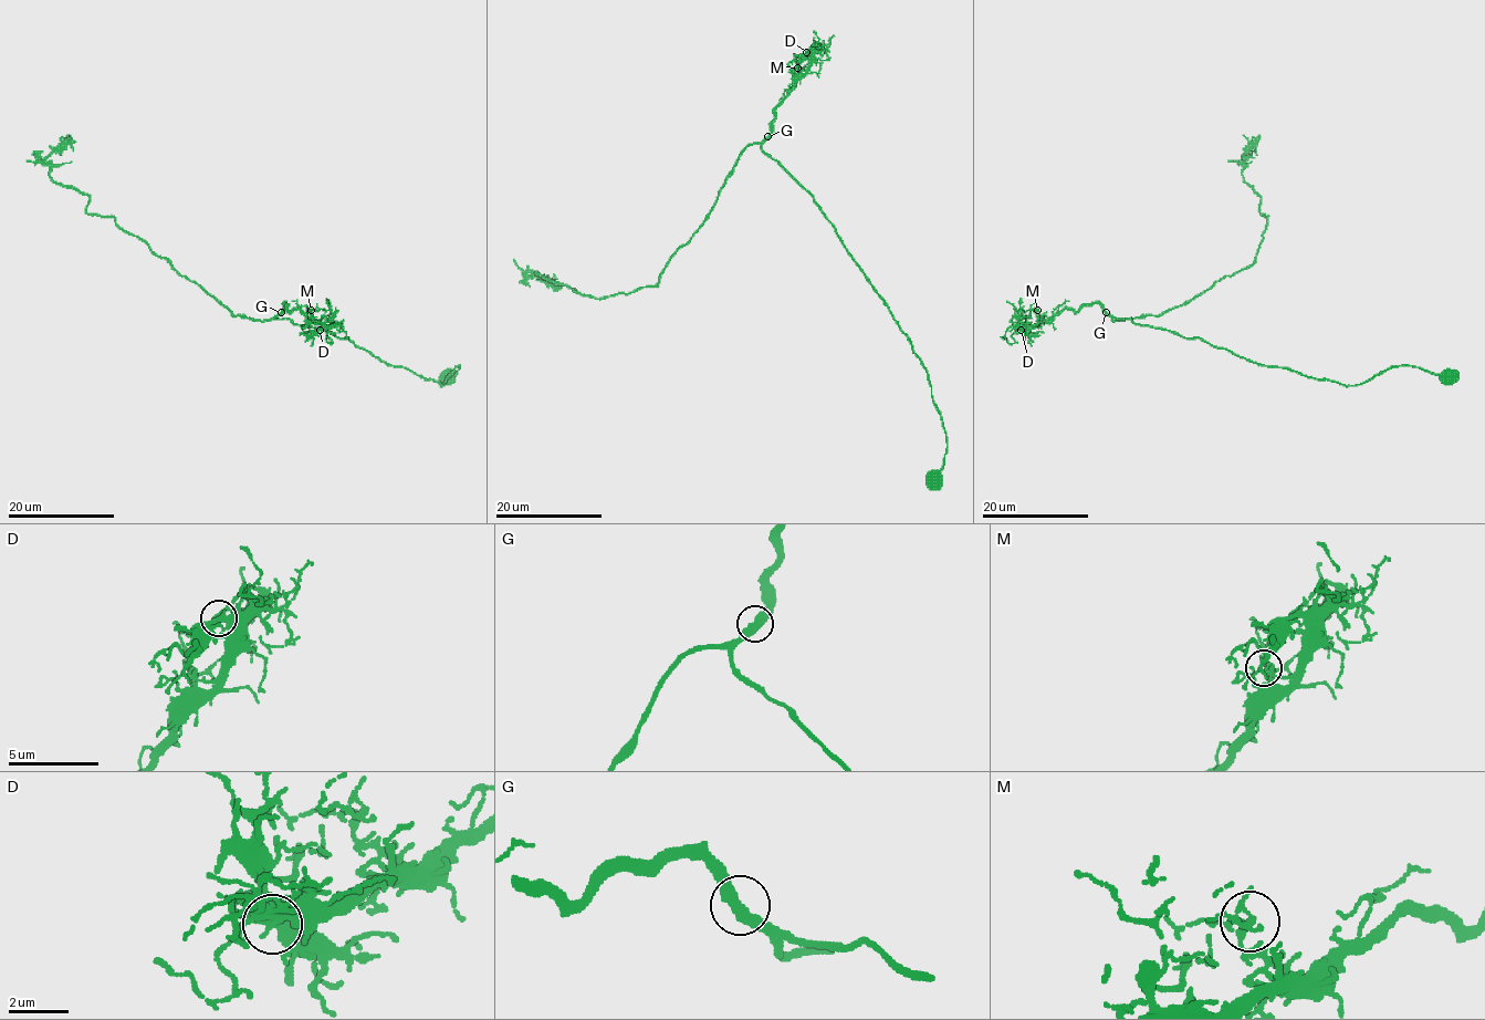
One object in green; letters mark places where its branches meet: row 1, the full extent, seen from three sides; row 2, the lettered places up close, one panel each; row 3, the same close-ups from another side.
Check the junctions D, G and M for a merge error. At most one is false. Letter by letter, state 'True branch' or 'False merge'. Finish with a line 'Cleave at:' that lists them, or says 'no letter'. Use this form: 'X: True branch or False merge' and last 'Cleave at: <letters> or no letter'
D: True branch
G: True branch
M: True branch
Cleave at: no letter

